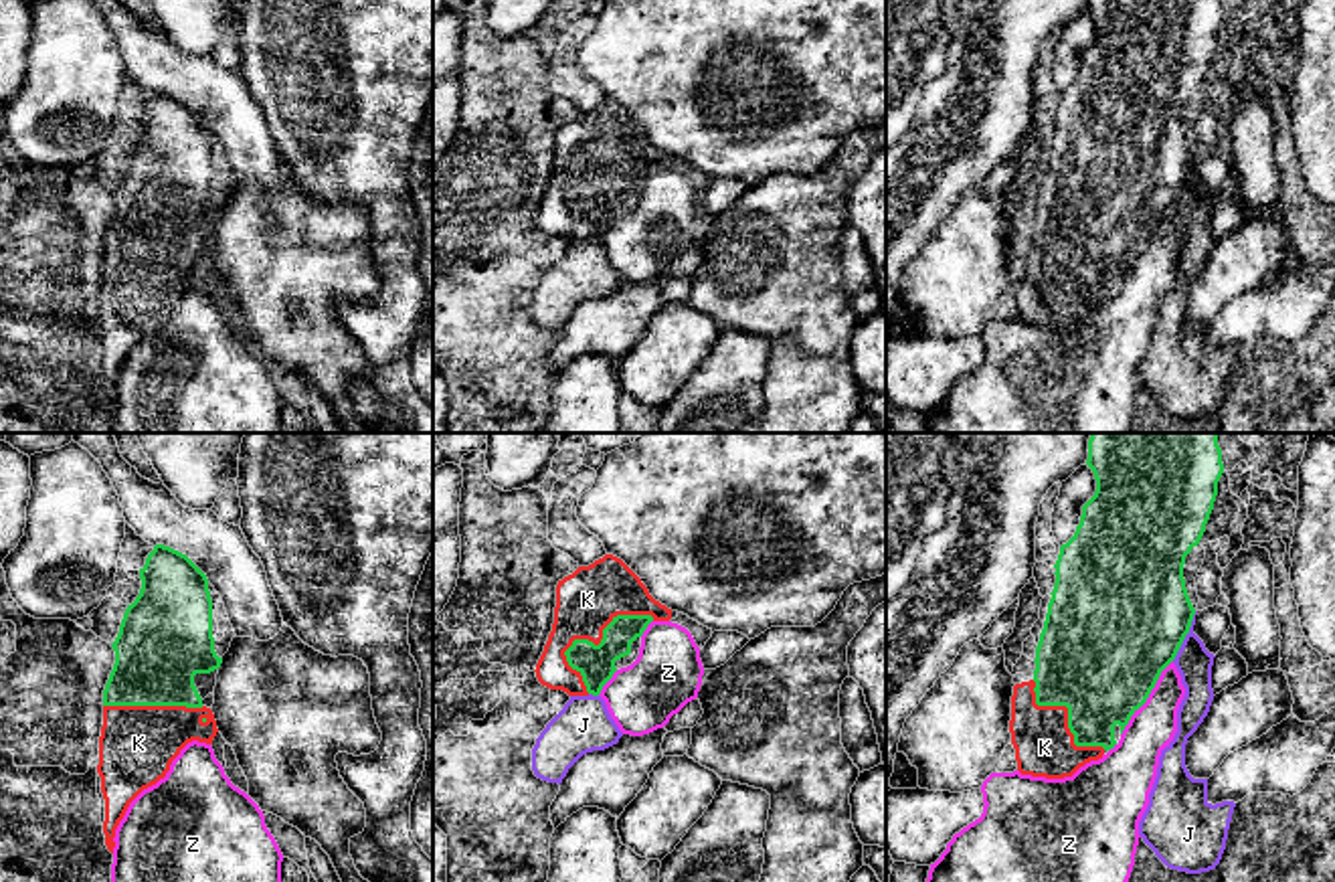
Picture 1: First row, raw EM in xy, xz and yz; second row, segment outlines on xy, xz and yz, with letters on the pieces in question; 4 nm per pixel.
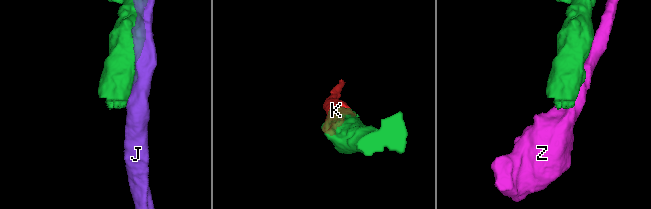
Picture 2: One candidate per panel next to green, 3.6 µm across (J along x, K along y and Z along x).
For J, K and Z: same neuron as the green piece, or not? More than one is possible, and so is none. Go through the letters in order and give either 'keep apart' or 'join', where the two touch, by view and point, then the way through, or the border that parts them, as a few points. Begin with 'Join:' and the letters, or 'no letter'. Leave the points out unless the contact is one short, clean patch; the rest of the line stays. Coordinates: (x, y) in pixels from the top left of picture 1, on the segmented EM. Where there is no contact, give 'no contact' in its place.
Join: K
J: keep apart | yz (1186, 634)
K: join | xz (591, 642)
Z: keep apart | yz (1147, 696)

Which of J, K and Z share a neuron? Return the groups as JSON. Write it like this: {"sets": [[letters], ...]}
{"sets": [["J"], ["K"], ["Z"]]}

